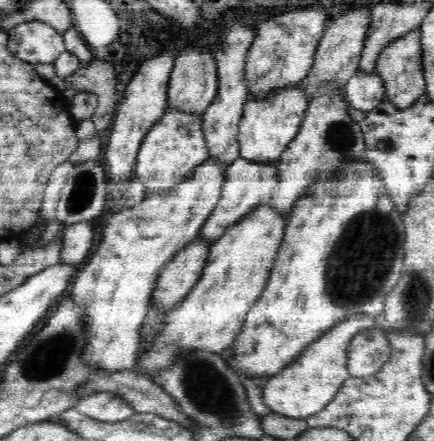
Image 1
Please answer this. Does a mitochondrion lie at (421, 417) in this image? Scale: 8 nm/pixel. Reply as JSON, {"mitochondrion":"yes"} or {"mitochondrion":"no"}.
{"mitochondrion":"no"}

